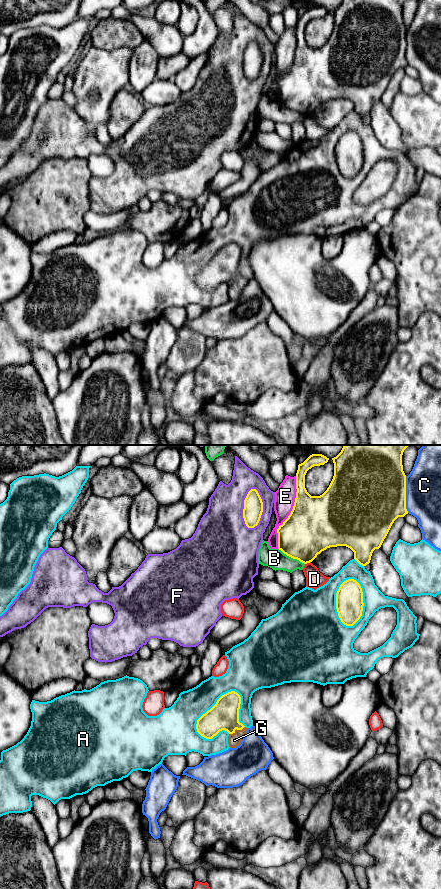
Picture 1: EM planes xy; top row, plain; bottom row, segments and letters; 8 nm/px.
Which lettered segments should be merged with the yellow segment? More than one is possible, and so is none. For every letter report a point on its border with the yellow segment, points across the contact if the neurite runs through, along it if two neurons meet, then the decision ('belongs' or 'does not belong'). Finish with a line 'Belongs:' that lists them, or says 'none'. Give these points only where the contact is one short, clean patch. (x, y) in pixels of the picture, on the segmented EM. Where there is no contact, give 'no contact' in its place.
A: xy (214, 705) | does not belong
B: xy (291, 557) | does not belong
C: xy (405, 494) | does not belong
D: xy (307, 562) | does not belong
E: xy (291, 512) | does not belong
F: xy (244, 507) | does not belong
G: xy (236, 728) | across xy (224, 715), (236, 728), (234, 740) | belongs
Belongs: G

